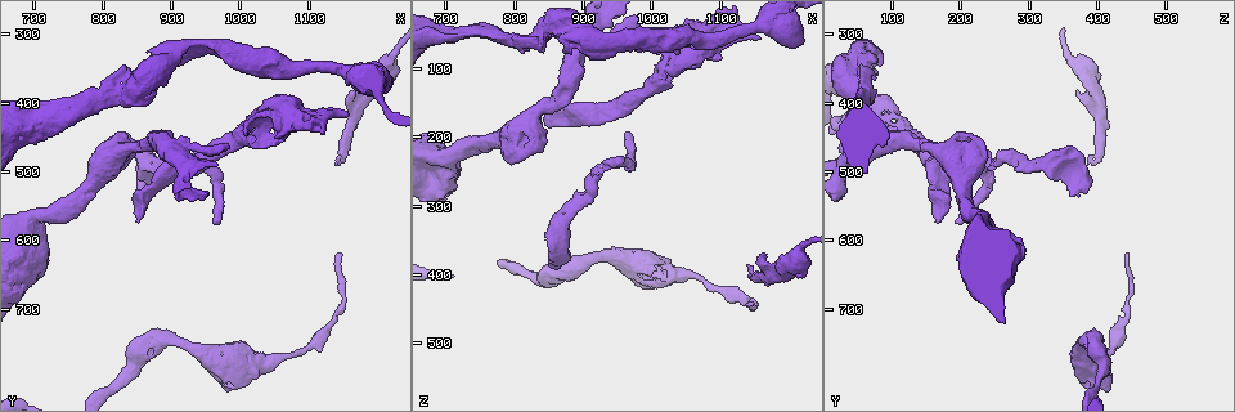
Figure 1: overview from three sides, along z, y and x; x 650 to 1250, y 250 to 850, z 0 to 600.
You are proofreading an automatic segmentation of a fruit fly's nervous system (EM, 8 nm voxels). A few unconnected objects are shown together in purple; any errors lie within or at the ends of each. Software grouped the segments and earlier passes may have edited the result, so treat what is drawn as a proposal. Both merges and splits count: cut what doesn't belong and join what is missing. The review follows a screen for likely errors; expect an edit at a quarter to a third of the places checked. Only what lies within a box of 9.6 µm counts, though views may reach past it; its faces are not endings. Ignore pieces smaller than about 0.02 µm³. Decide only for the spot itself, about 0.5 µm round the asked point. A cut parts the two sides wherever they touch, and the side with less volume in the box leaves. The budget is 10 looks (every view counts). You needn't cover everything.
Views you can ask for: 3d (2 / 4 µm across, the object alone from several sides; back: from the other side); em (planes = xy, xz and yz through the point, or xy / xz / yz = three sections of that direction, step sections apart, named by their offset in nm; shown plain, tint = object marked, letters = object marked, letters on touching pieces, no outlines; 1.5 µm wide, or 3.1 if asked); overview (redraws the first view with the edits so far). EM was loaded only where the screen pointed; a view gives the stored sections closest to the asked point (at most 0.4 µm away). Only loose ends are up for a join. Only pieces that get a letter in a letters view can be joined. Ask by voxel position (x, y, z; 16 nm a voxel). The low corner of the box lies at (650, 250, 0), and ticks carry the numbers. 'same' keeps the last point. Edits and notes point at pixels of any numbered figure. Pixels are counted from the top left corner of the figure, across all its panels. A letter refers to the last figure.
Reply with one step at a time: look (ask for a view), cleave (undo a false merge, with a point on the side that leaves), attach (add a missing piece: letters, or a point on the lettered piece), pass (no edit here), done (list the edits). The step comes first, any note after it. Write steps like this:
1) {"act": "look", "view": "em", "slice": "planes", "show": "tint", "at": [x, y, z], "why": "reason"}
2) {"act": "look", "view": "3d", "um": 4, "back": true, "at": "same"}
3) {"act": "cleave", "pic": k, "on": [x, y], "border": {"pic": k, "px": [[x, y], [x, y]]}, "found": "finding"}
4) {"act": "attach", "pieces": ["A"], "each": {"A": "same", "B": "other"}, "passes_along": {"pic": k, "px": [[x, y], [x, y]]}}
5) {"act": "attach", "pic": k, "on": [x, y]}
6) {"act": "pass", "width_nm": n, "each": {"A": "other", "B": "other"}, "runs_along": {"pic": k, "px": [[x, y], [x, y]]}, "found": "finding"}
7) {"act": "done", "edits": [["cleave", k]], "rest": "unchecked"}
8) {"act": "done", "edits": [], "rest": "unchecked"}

{"act": "look", "view": "em", "slice": "yz", "step": 4, "show": "tint", "at": [925, 495, 250], "why": "sharp bend"}

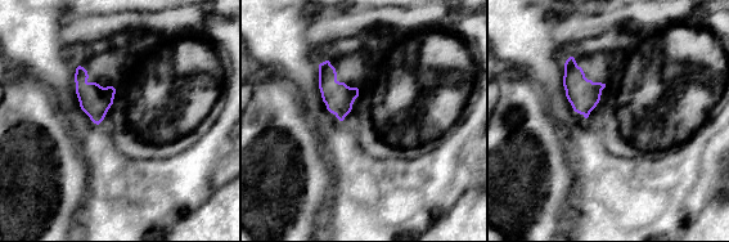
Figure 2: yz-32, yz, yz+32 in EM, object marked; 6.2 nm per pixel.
{"act": "look", "view": "em", "slice": "planes", "show": "letters", "at": "same", "why": "cut it another way"}

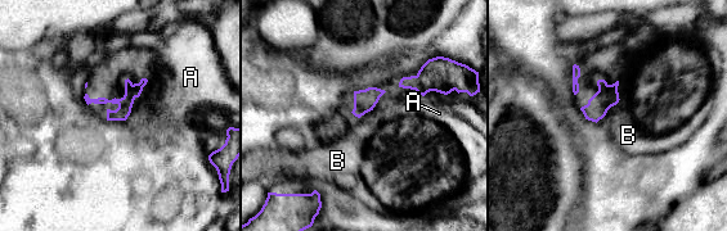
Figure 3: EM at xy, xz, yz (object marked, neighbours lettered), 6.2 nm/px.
{"act": "pass", "each": {"A": "other", "B": "other"}, "found": "continuous, no second neuron"}

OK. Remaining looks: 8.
{"act": "look", "view": "3d", "um": 2, "at": [820, 815, 405], "why": "narrows sharply"}

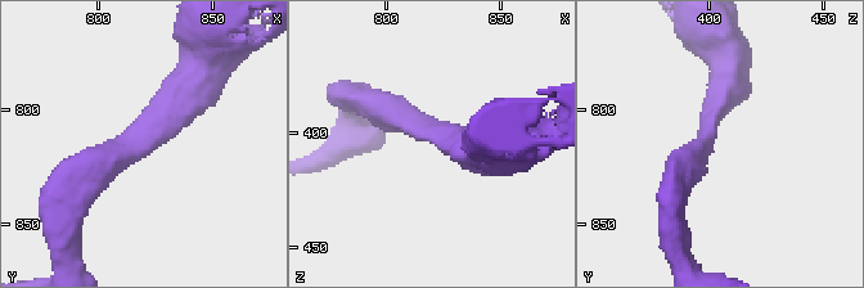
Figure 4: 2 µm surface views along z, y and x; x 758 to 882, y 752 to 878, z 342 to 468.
{"act": "look", "view": "em", "slice": "xz", "step": 4, "show": "plain", "at": [815, 812, 400], "arm_widths_nm": [200, 300], "why": "now the EM"}

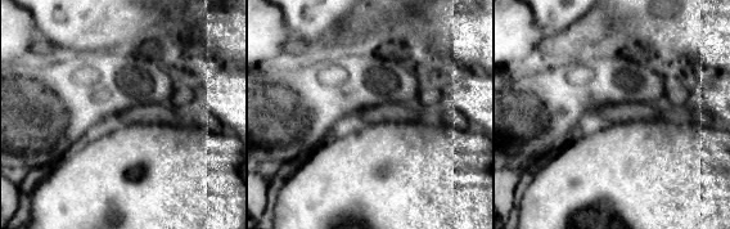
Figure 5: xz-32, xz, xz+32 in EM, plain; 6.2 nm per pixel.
{"act": "look", "view": "em", "slice": "xz", "step": 4, "show": "letters", "at": "same"}

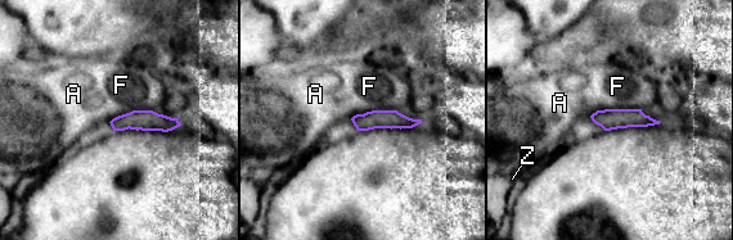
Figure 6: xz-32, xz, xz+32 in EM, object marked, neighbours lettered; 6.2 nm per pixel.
{"act": "pass", "width_nm": 110, "each": {"A": "other", "F": "other", "Z": "other"}, "found": "one neuron here"}

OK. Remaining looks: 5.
{"act": "look", "view": "em", "slice": "planes", "show": "plain", "at": [1060, 770, 400], "why": "thick turns thin"}

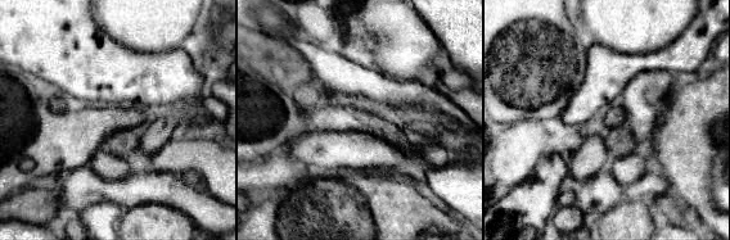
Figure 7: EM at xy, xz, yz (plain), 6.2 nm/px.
{"act": "look", "view": "em", "slice": "planes", "show": "letters", "at": "same"}

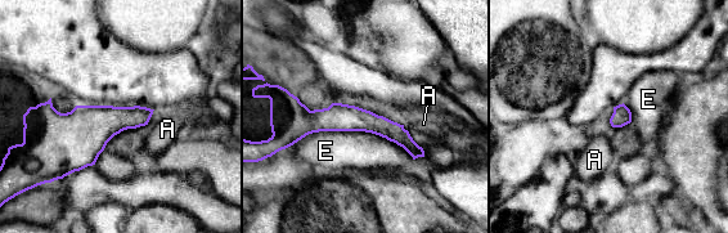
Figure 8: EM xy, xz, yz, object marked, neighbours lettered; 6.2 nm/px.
{"act": "pass", "each": {"A": "other", "E": "other"}, "border": {"pic": 8, "px": [[292, 144], [371, 131], [413, 158]]}, "found": "one neuron here"}

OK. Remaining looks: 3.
{"act": "look", "view": "em", "slice": "yz", "step": 8, "show": "letters", "at": [1165, 355, 35], "why": "thick turns thin"}

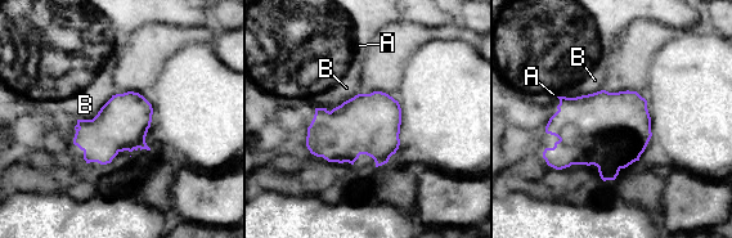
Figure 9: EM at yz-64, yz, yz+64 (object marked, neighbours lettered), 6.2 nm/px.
{"act": "pass", "width_nm": 320, "longest_contact_nm": ["B", 280], "each": {"A": "other", "B": "other"}, "found": "one neuron here"}

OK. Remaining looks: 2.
{"act": "done", "edits": [], "rest": "unchecked"}

